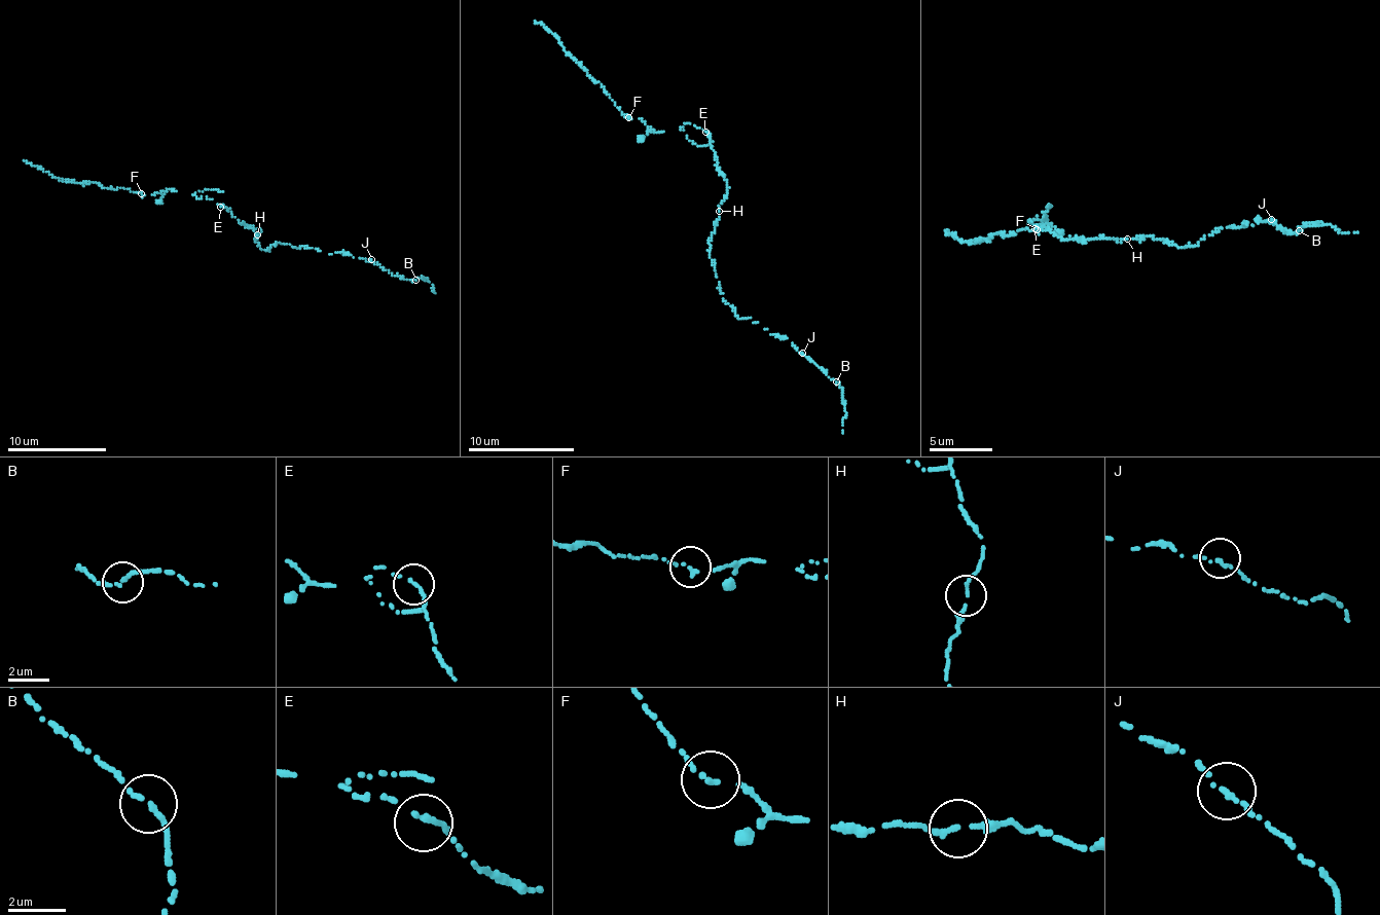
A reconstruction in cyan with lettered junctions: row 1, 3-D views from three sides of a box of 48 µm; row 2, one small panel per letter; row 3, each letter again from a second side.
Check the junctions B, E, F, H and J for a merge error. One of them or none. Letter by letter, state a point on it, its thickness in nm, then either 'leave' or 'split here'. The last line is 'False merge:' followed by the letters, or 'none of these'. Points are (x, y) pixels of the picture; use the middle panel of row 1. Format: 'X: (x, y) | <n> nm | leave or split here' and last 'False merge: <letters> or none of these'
B: (836, 381) | 170 nm | leave
E: (705, 132) | 170 nm | leave
F: (628, 117) | 160 nm | leave
H: (719, 211) | 170 nm | leave
J: (802, 353) | 160 nm | leave
False merge: none of these

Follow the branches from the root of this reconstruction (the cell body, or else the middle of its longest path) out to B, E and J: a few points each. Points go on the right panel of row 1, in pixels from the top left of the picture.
B: (1127, 239), (1153, 235), (1193, 246), (1221, 227), (1255, 219), (1299, 230)
E: (1127, 239), (1063, 240), (1049, 230), (1034, 228)
J: (1127, 239), (1153, 235), (1178, 248), (1193, 246), (1221, 227), (1271, 219)

